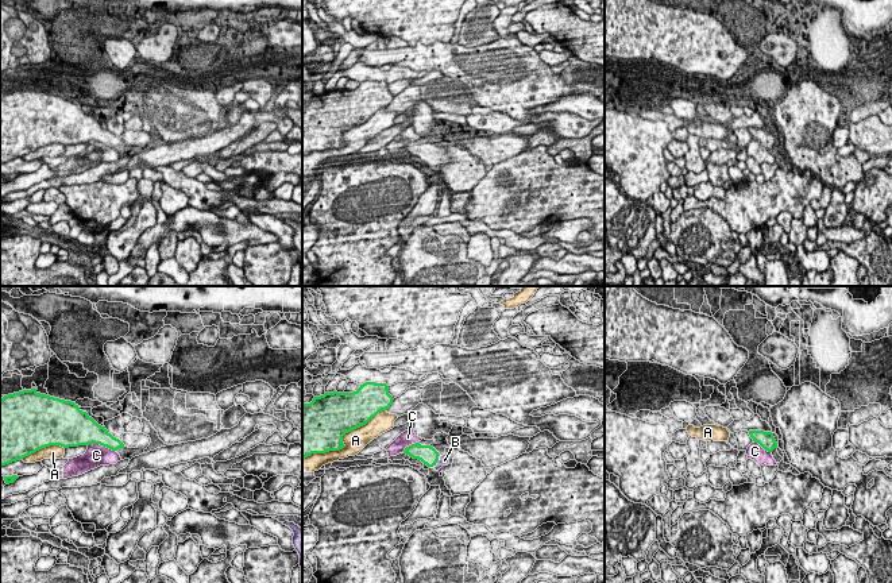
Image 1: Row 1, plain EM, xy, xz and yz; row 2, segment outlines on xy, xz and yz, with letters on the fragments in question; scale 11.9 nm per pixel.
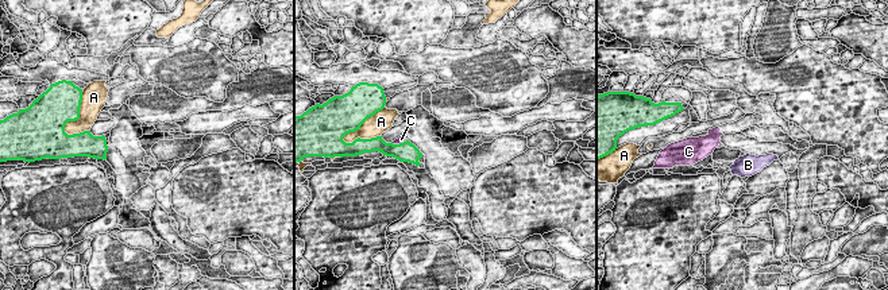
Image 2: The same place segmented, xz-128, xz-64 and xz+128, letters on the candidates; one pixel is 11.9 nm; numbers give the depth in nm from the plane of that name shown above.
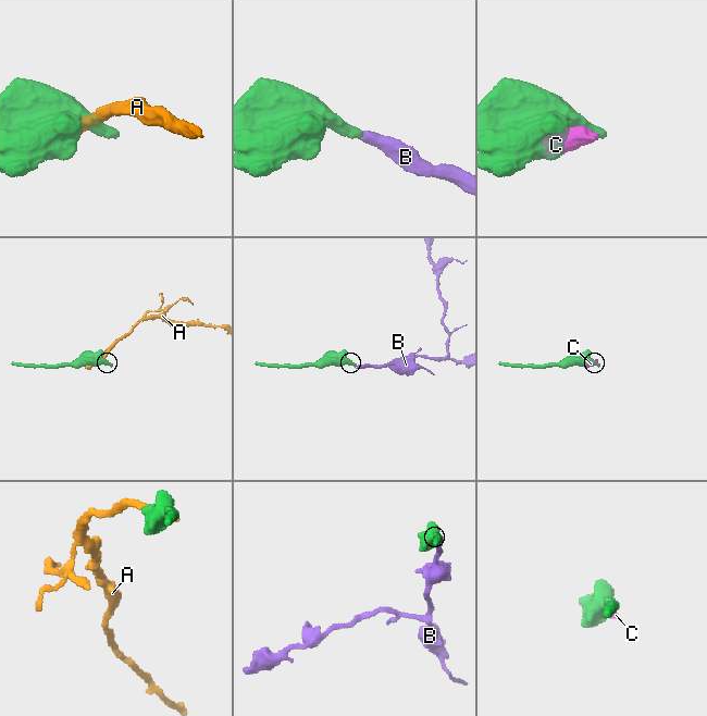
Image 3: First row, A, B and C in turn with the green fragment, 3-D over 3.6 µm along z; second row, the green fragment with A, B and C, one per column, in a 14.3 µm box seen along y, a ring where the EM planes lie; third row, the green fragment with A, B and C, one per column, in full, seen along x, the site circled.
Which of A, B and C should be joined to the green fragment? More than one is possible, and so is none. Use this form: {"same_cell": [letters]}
{"same_cell": ["B"]}

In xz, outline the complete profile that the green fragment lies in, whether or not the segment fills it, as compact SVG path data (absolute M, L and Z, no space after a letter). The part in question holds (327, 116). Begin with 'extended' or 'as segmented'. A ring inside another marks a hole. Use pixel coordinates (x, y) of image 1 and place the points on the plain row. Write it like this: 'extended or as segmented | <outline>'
as segmented | M366 80L354 90L325 90L314 94L310 101L302 101L302 157L312 151L325 151L344 146L343 134L366 123L379 109L393 101L386 81Z

